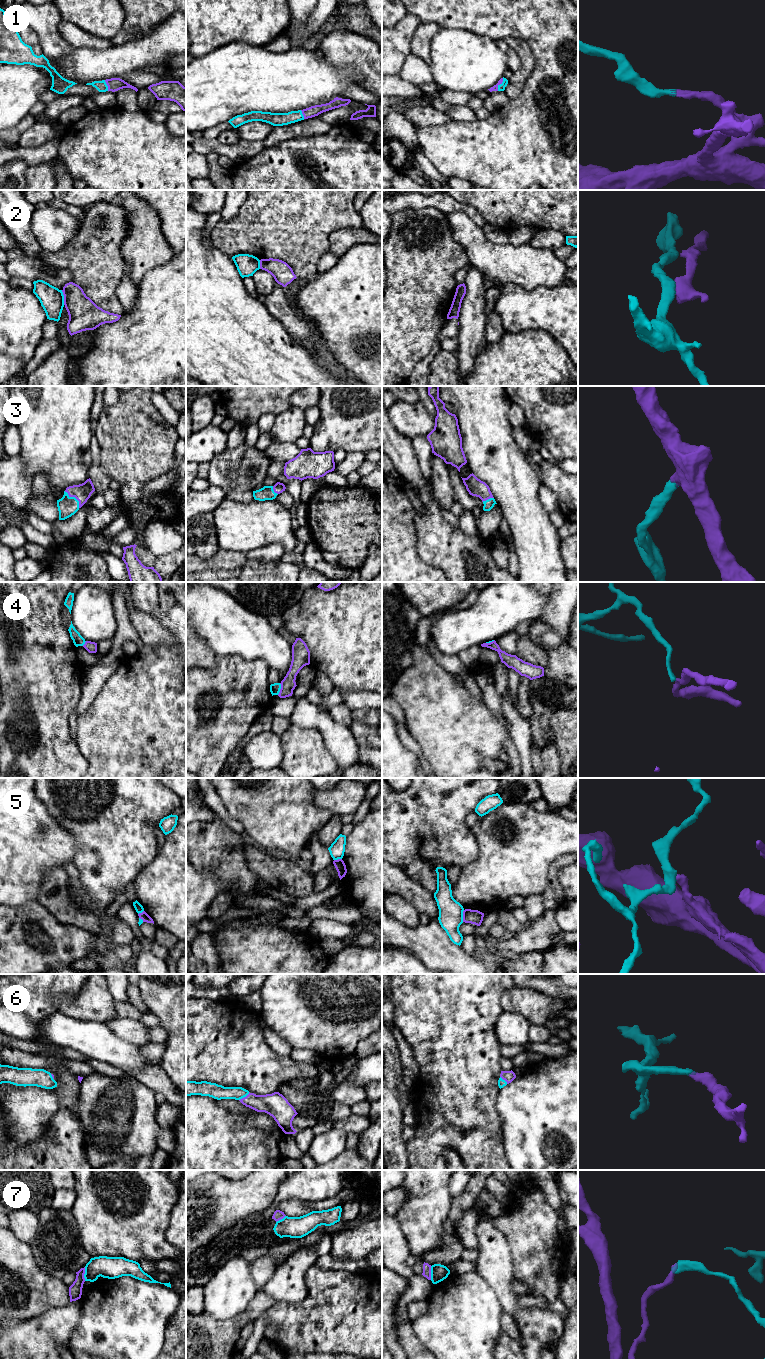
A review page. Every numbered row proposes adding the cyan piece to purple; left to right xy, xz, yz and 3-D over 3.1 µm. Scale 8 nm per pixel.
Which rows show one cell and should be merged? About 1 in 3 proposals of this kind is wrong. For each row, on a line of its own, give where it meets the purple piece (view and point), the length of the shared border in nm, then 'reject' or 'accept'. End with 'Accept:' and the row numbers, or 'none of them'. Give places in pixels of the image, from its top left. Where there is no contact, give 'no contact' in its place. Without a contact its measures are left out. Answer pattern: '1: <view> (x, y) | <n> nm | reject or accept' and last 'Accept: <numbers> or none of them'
1: yz (500, 83) | 120 nm | accept
2: xy (64, 297) | 120 nm | reject
3: xy (74, 496) | 180 nm | accept
4: xz (280, 689) | 100 nm | reject
5: yz (463, 916) | 100 nm | reject
6: xz (244, 1097) | 110 nm | accept
7: xy (84, 1273) | 110 nm | reject
Accept: 1, 3, 6

